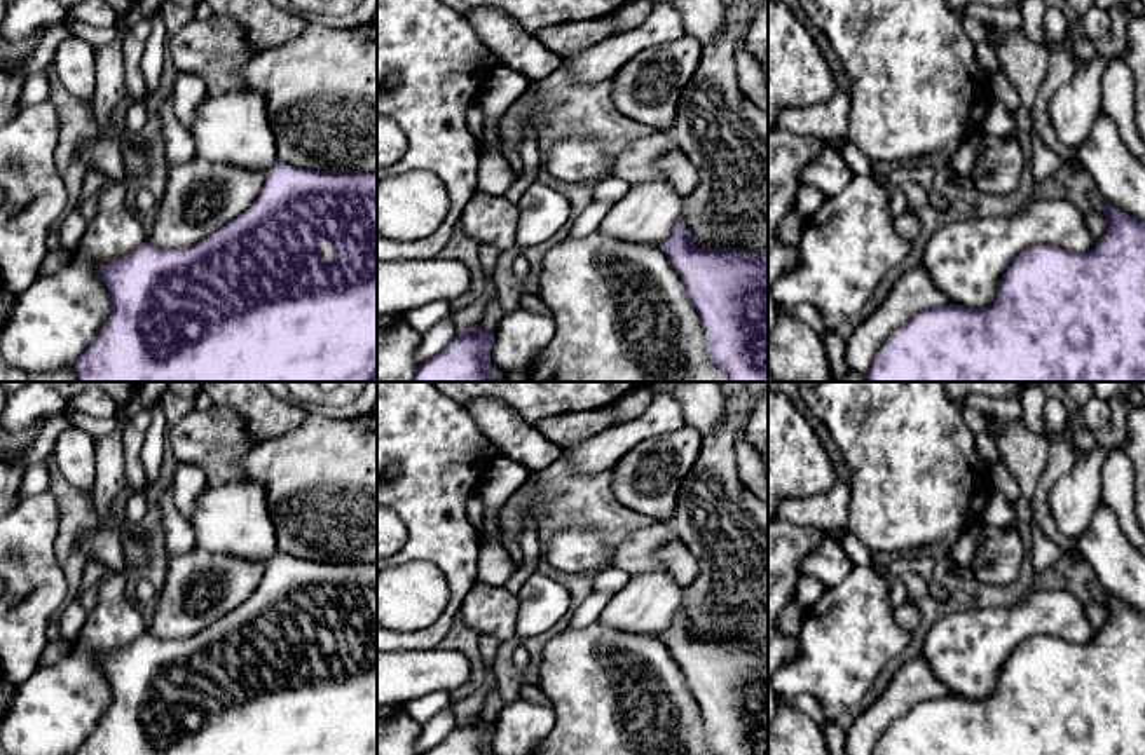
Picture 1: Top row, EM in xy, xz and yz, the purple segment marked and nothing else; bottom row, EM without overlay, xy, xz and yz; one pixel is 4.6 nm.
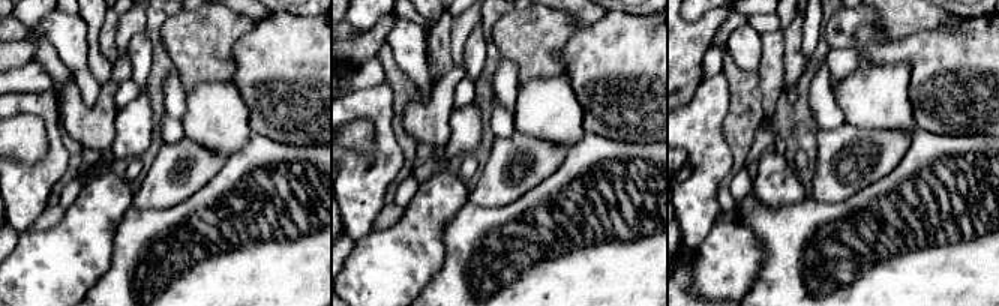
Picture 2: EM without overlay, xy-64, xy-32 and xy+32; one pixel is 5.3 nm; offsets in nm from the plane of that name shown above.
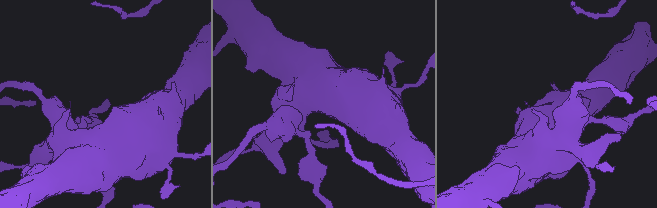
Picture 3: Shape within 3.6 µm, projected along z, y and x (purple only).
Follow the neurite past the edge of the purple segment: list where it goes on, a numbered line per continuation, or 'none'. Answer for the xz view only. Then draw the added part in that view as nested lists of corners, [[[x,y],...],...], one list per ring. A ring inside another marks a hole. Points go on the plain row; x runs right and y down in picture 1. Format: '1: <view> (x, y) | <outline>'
none

